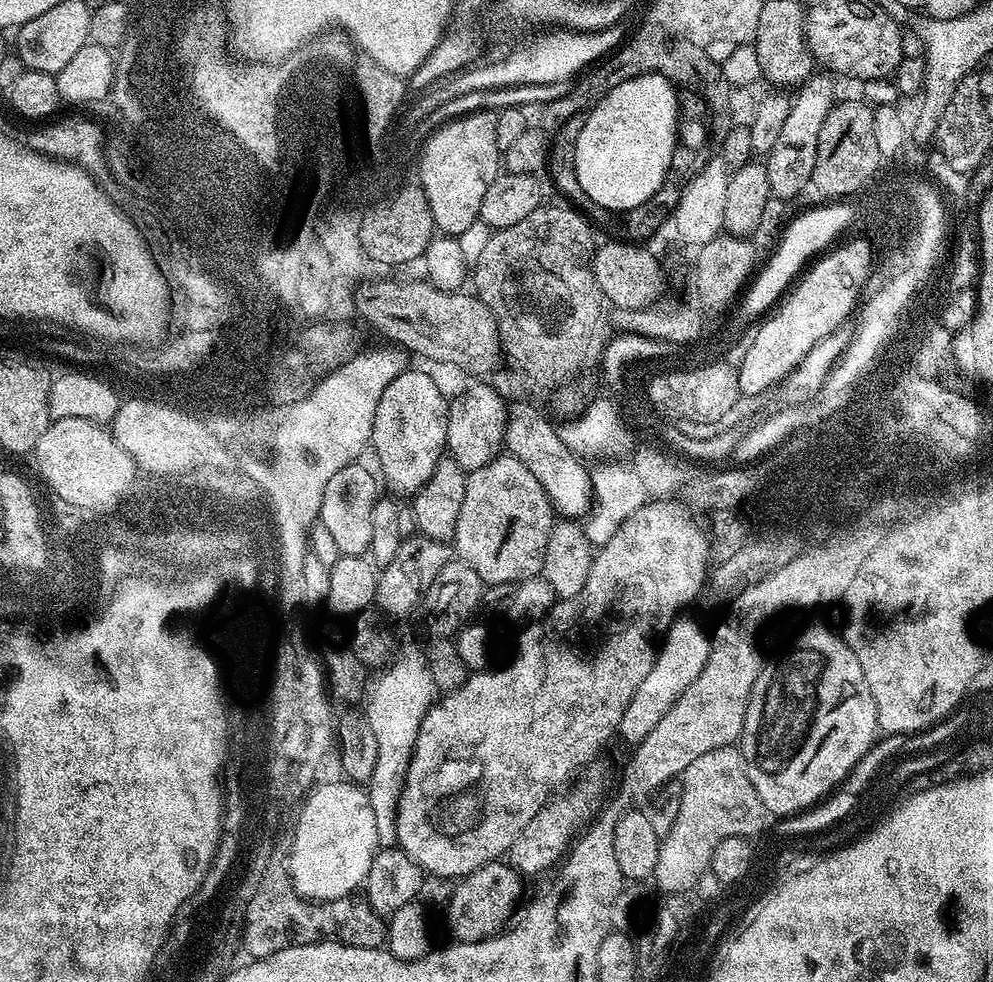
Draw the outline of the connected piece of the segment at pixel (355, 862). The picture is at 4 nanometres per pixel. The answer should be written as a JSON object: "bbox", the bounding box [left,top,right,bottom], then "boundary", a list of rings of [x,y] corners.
{"bbox":[290,780,379,902],"boundary":[[[329,780],[325,784],[316,784],[308,792],[303,803],[303,816],[301,813],[301,816],[295,819],[295,827],[300,831],[293,838],[290,868],[296,874],[308,872],[308,884],[312,889],[306,892],[306,896],[312,902],[341,900],[355,893],[352,891],[365,883],[378,846],[376,842],[379,825],[374,818],[373,806],[367,791],[350,780],[343,781]]]}

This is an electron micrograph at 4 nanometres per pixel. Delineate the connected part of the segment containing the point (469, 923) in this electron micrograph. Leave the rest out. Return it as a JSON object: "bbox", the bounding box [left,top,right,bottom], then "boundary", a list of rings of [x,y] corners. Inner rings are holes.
{"bbox":[448,862,521,942],"boundary":[[[507,862],[484,864],[463,877],[448,900],[448,932],[453,941],[478,942],[501,931],[500,908],[508,908],[520,892],[521,873]]]}

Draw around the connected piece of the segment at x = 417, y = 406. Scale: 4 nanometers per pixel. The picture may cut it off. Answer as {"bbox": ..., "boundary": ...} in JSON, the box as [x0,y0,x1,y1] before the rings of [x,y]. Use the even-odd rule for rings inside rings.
{"bbox":[371,368,448,498],"boundary":[[[409,368],[394,378],[380,396],[374,412],[372,424],[371,451],[376,451],[376,460],[380,463],[379,475],[382,484],[389,488],[396,498],[411,498],[430,478],[430,474],[440,465],[446,452],[446,418],[448,417],[448,400],[443,396],[435,380],[426,372]]]}

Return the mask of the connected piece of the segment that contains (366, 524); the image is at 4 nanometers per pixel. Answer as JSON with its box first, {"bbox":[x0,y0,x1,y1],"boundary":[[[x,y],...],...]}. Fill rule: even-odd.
{"bbox":[318,462,378,556],"boundary":[[[355,462],[342,466],[342,470],[326,482],[326,490],[322,490],[318,523],[326,526],[327,539],[332,540],[337,548],[335,551],[341,556],[364,556],[370,546],[370,514],[378,499],[378,480],[374,472],[372,477],[371,470],[361,464]]]}

